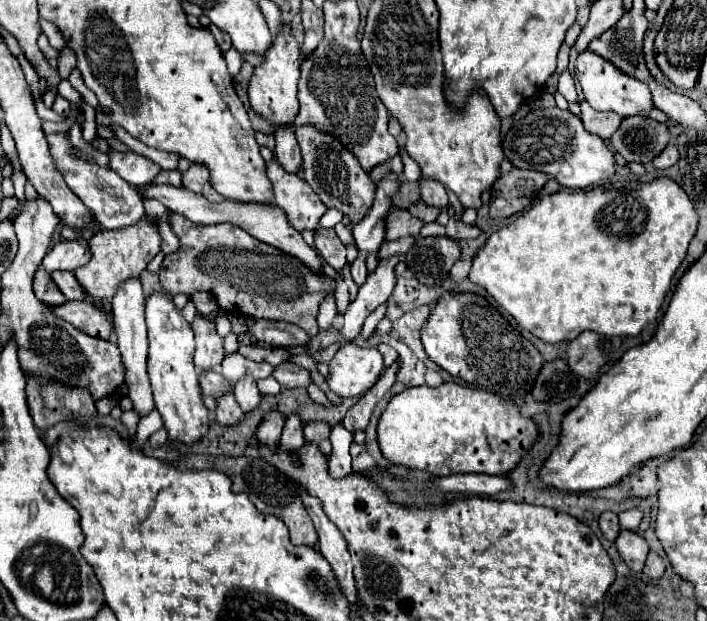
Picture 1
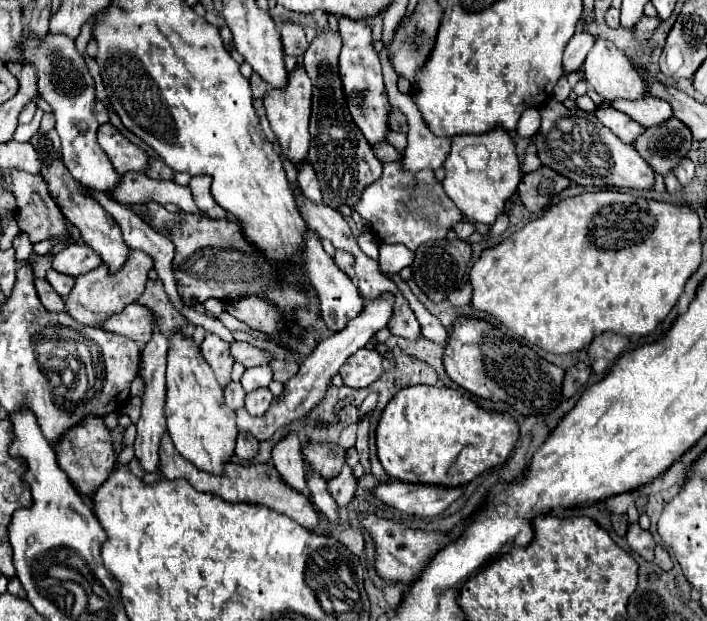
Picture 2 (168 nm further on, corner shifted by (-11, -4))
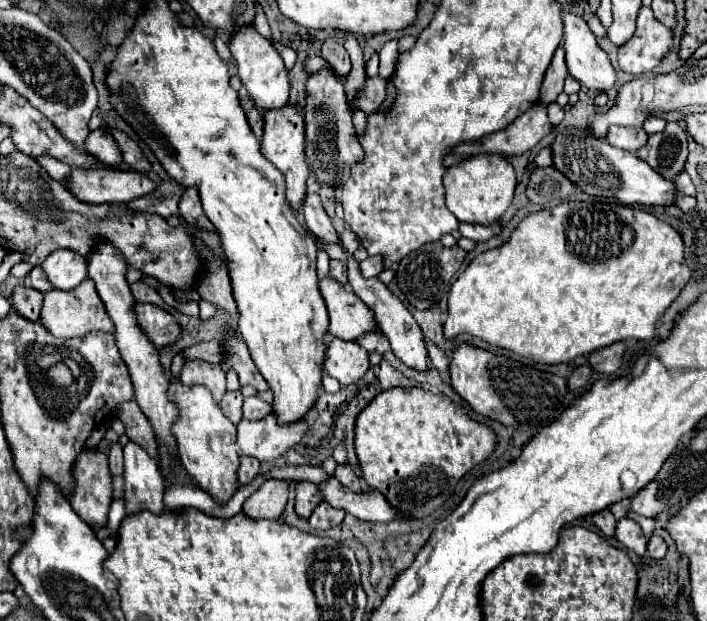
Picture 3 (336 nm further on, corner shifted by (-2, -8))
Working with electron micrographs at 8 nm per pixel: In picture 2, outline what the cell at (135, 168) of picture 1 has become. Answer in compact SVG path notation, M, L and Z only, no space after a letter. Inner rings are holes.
M110 122L98 128L98 144L108 154L118 174L124 174L130 170L146 172L148 154L142 148L134 146L128 138L124 138Z

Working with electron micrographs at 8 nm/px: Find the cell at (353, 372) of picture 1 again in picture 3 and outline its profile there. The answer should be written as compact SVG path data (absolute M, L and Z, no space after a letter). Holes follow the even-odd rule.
M335 338L325 354L325 372L339 380L343 386L355 384L369 370L369 352L361 348L355 340L345 342Z

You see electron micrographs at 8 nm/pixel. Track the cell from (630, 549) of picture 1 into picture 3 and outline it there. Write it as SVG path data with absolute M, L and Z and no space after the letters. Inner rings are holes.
M621 518L617 522L617 530L615 530L615 538L631 552L635 552L637 556L643 556L647 550L647 538L641 530L639 524L635 524L629 518Z

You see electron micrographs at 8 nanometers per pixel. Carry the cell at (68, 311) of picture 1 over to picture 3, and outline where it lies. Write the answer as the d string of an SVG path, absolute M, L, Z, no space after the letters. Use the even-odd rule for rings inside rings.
M135 304L133 310L137 316L137 324L141 326L141 330L147 334L147 338L157 348L173 344L179 338L181 328L177 320L171 314L167 314L165 310L153 304Z

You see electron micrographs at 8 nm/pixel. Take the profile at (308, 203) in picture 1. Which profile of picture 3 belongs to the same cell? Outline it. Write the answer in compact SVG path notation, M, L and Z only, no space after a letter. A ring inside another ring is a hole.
M345 252L347 254L347 274L349 274L349 284L353 288L353 292L365 302L365 306L369 310L375 312L375 322L379 326L379 330L389 338L391 342L391 350L393 354L403 360L409 368L415 368L415 370L427 370L427 348L425 348L425 342L423 342L423 332L419 328L419 324L415 322L415 318L411 316L411 312L401 304L401 300L377 278L377 280L367 280L363 278L361 274L361 268L359 268L359 262L353 258L353 254Z

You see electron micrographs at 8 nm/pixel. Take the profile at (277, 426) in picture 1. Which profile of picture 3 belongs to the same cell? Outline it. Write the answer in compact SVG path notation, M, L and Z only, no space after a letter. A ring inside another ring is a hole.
M269 478L261 484L261 488L251 494L245 504L243 512L251 518L267 518L267 520L277 520L287 504L289 496L289 484L287 480L277 480Z

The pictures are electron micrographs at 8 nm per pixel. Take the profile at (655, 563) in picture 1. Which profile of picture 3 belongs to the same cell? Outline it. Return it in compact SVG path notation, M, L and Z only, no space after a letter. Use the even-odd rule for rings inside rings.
M651 536L649 538L649 546L647 546L647 554L651 560L663 560L665 558L665 552L667 552L667 544L663 542L663 538L659 536Z

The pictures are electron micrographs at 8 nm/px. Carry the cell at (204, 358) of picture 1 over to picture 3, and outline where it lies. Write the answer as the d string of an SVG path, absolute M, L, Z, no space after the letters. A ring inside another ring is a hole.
M187 360L181 370L181 380L185 384L209 386L215 402L221 402L225 394L225 370L219 364L209 364L205 360Z

